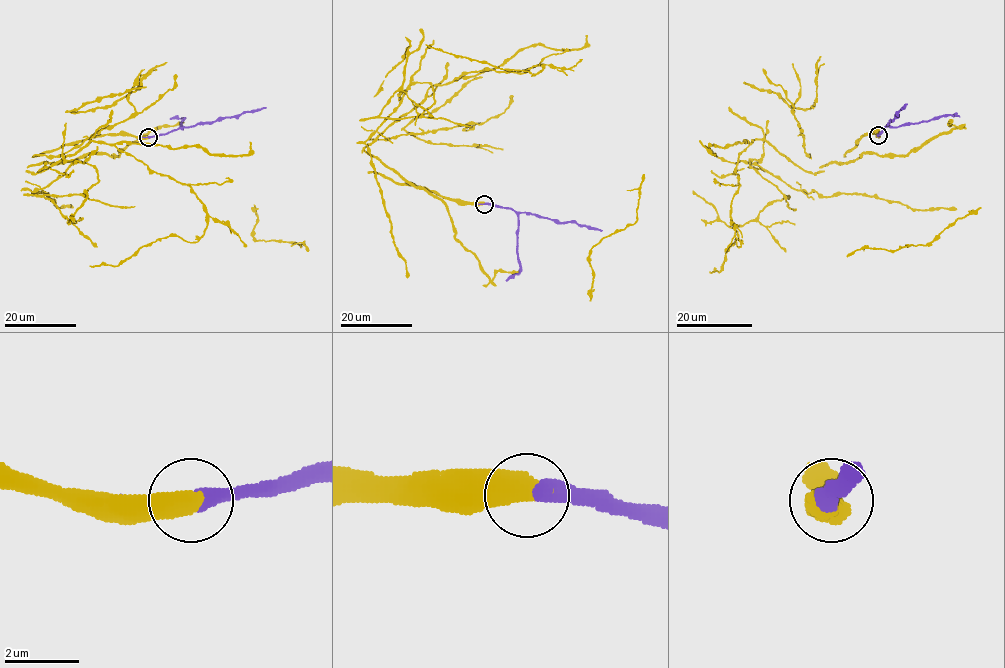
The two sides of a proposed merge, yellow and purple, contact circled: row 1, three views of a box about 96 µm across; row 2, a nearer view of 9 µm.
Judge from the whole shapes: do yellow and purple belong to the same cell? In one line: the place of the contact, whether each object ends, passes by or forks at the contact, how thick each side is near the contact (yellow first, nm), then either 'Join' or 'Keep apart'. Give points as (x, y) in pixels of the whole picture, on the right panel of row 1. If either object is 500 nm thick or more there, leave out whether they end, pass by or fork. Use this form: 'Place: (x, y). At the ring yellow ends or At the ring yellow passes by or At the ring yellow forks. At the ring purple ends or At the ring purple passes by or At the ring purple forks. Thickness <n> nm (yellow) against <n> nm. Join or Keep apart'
Place: (878, 135). Thickness 650 nm (yellow) against 280 nm. Join

